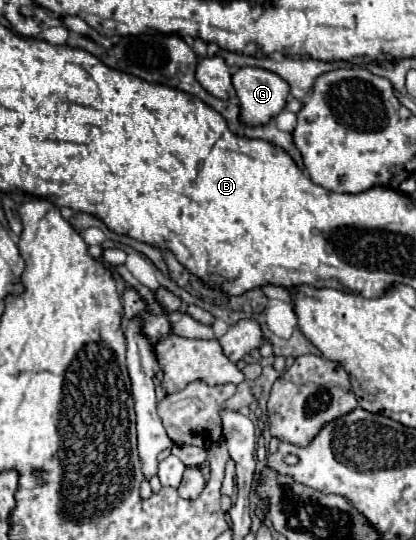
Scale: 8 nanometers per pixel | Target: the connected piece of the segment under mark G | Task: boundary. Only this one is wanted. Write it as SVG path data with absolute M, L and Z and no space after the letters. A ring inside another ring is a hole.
M244 66L232 76L240 98L240 118L246 124L264 124L284 110L290 86L268 70Z

